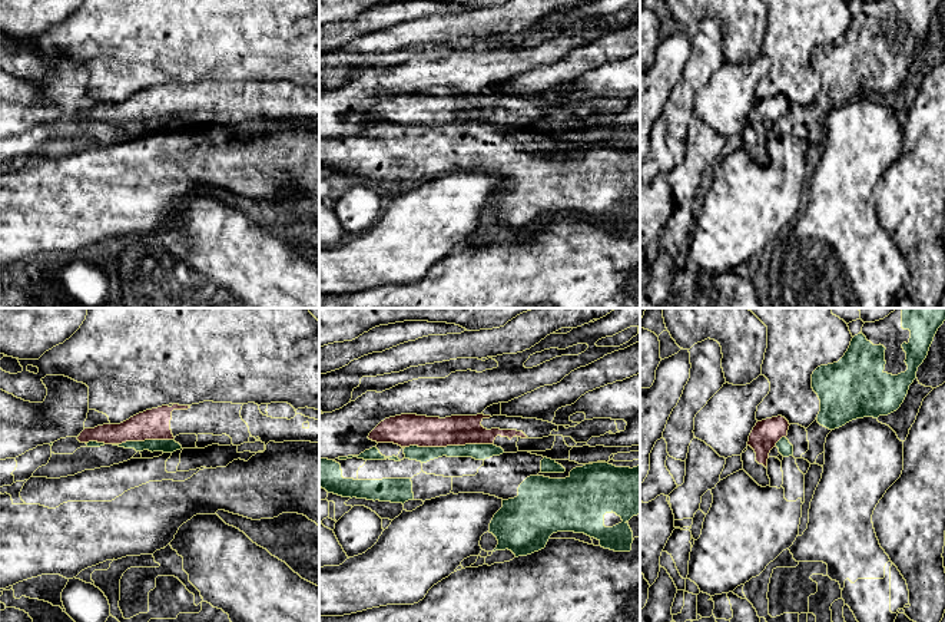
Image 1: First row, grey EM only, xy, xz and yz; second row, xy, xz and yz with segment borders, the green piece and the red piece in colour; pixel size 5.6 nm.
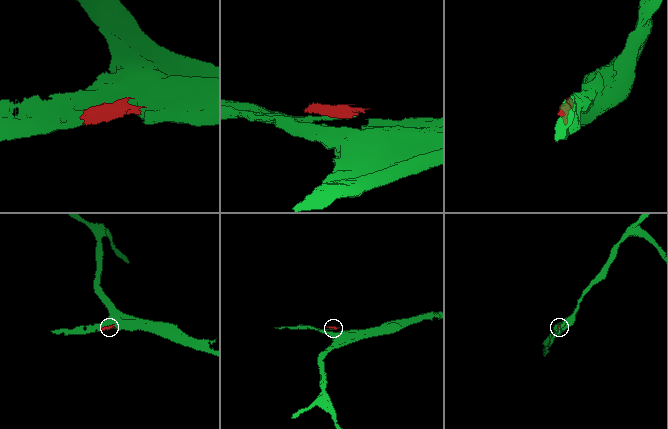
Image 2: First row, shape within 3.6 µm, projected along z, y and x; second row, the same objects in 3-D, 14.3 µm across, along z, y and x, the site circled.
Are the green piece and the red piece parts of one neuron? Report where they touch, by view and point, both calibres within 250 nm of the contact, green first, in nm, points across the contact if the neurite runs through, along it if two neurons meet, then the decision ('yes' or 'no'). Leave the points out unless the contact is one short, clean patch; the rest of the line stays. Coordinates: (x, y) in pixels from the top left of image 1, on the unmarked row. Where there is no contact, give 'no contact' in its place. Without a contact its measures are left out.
contact xz (448, 125); calibres 100 and 180 nm; border xz (493, 122), (405, 126); no

